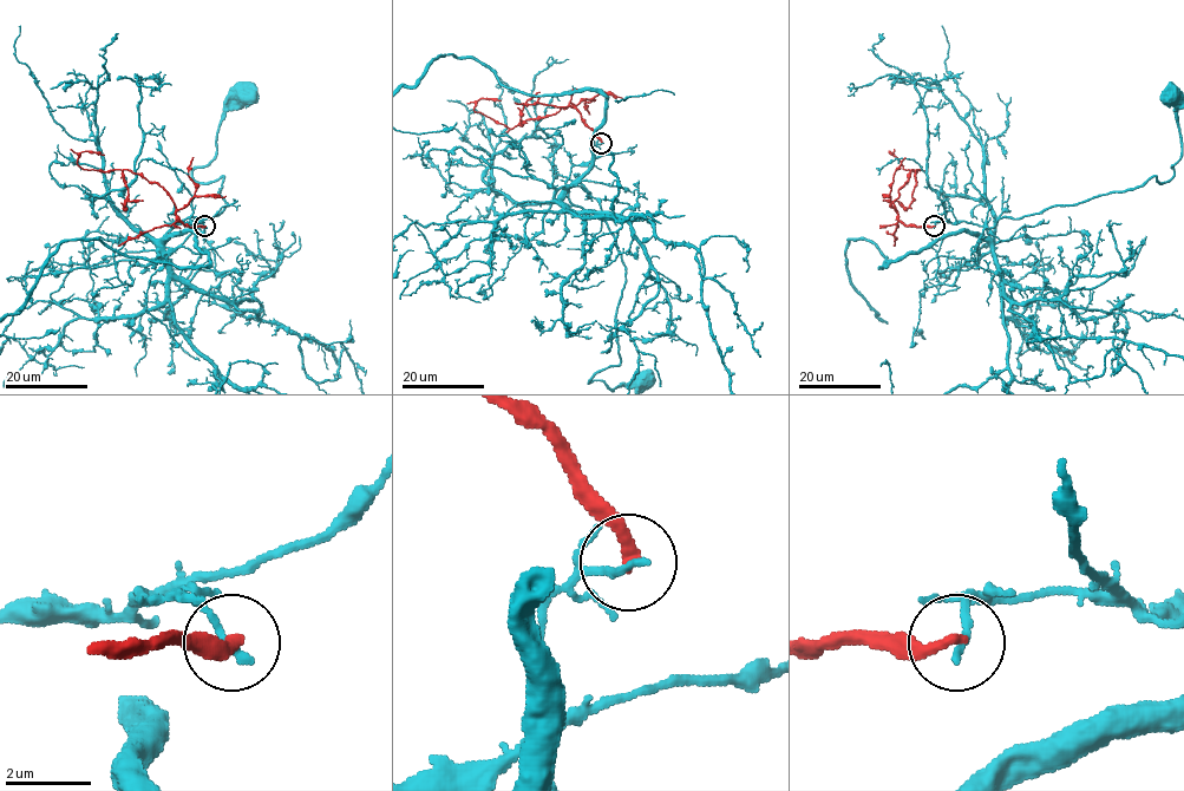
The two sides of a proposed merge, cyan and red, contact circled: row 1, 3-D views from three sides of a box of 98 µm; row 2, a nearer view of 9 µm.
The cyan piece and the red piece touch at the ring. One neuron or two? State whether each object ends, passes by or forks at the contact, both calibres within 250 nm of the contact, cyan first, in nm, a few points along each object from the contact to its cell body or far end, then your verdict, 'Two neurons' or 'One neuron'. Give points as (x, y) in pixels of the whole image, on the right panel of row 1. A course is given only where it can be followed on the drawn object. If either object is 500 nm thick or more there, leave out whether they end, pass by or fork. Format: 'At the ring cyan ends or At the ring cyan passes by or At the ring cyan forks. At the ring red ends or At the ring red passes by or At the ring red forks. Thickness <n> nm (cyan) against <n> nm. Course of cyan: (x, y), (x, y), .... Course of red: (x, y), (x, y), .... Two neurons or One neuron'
At the ring cyan ends. At the ring red ends. Thickness 200 nm (cyan) against 280 nm. Course of cyan: (934, 227), (992, 228), (1153, 176), (1166, 182), (1182, 156), (1172, 96). Course of red: (934, 226), (904, 224), (896, 214), (894, 202), (898, 190), (913, 169), (920, 170), (904, 170), (891, 155). Two neurons

